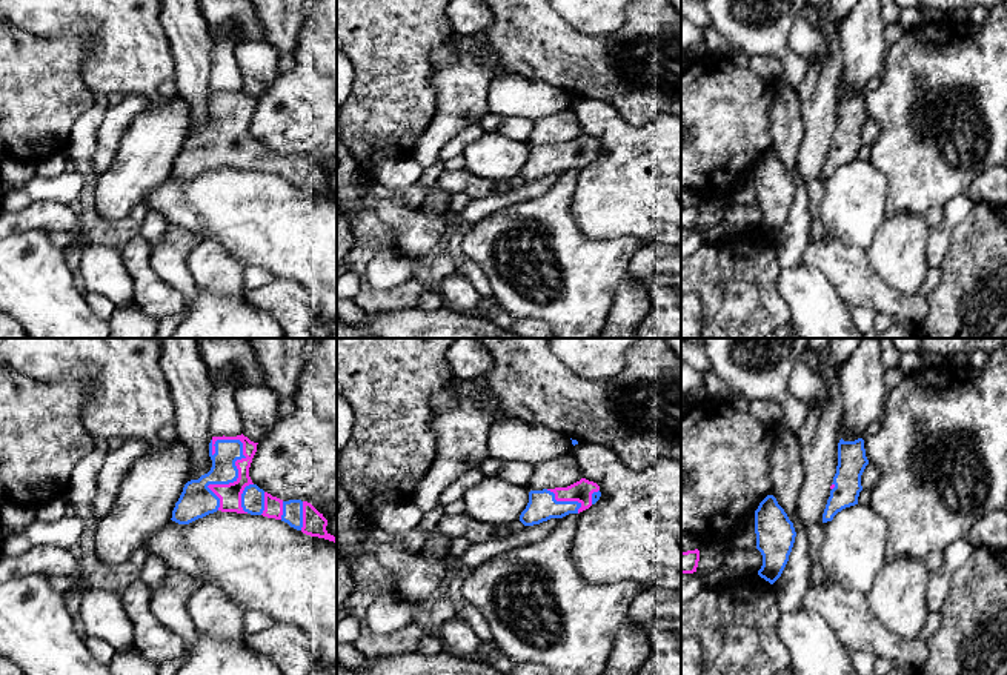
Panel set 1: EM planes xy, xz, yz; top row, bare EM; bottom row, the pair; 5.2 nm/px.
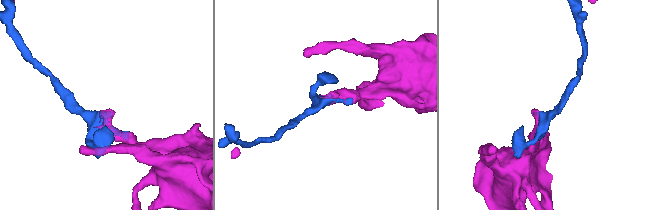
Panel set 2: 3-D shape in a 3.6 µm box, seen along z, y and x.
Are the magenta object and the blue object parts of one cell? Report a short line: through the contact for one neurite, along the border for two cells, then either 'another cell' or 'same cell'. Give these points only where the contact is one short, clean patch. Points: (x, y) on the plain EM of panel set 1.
same cell

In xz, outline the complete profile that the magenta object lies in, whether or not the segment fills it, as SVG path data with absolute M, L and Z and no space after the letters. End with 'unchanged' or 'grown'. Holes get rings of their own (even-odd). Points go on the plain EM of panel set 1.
M586 134L567 143L530 146L529 158L521 168L520 177L524 181L533 181L550 174L580 169L595 160L600 152L600 141Z; grown

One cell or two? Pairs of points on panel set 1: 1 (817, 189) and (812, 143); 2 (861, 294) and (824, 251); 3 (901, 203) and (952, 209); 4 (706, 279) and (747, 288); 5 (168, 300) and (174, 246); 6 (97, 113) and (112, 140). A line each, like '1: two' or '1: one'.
1: two
2: one
3: two
4: one
5: two
6: two

